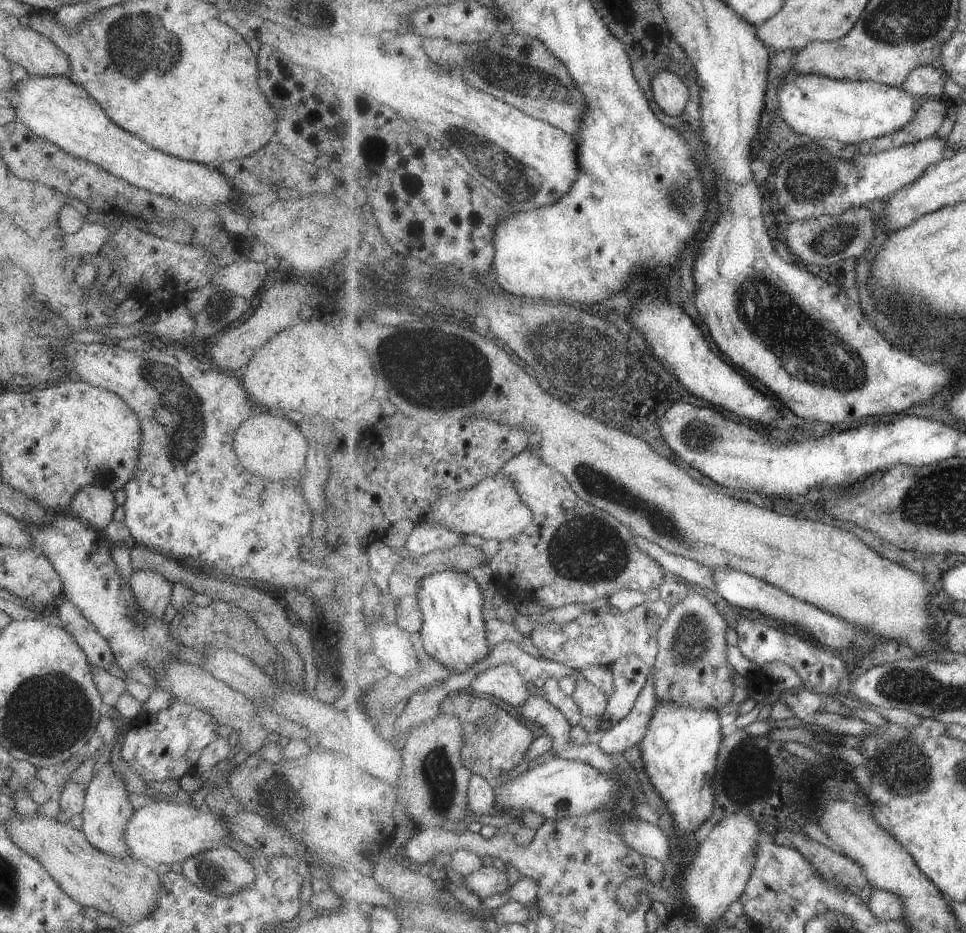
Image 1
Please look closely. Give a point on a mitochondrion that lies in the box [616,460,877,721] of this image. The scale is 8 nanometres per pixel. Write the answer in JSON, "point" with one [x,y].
{"point":[691,643]}

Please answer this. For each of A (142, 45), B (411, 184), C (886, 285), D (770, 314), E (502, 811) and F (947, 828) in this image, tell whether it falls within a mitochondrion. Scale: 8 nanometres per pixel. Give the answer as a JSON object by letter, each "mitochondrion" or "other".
{"A":"mitochondrion","B":"other","C":"other","D":"mitochondrion","E":"other","F":"other"}

